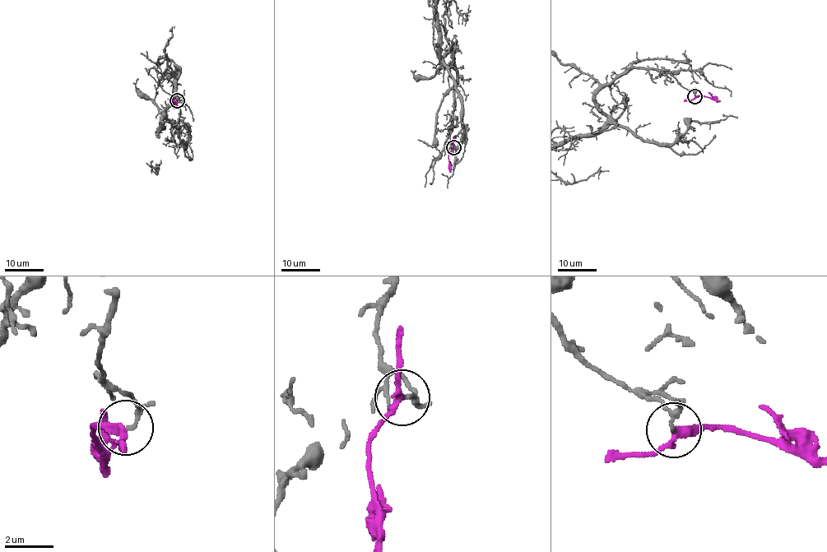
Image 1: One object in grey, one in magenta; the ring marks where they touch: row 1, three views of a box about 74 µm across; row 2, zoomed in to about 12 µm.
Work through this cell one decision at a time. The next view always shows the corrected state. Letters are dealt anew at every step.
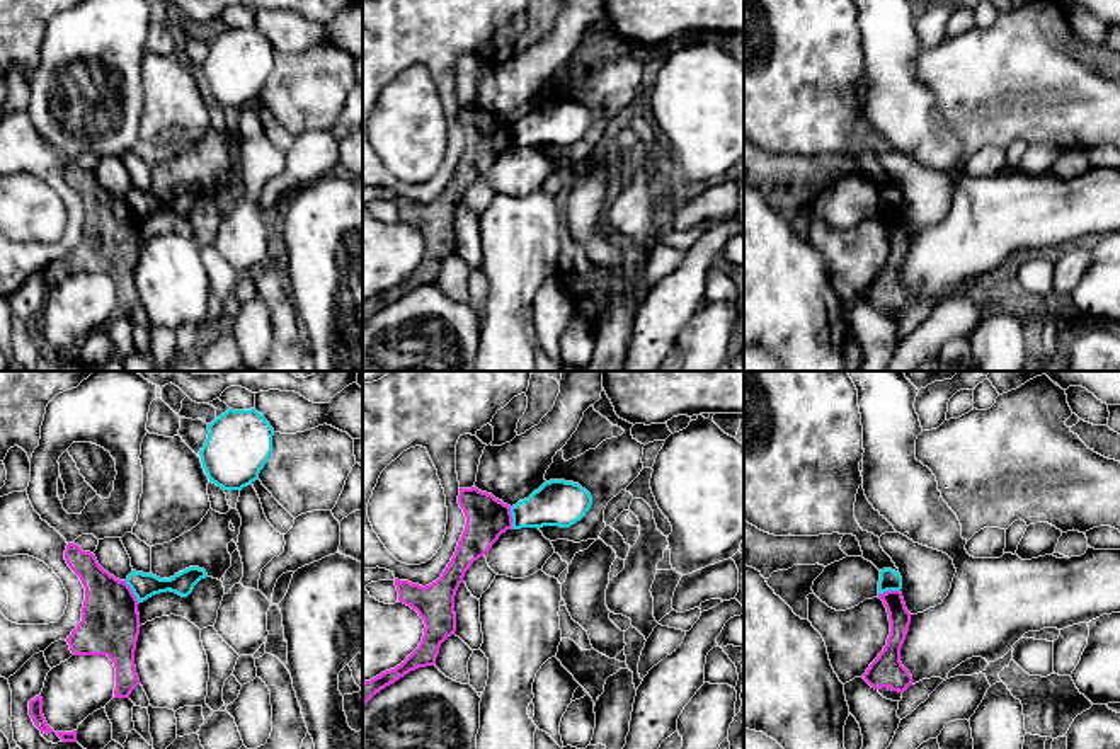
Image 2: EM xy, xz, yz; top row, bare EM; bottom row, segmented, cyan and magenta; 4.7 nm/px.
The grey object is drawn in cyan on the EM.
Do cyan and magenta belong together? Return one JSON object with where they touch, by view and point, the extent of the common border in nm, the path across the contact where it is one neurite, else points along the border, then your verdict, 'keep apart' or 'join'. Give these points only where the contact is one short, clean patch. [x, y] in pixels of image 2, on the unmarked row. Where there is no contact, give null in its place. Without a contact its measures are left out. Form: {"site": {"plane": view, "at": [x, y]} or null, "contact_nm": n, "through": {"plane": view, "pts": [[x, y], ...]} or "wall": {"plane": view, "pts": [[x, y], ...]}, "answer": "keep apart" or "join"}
{"site": {"plane": "xy", "at": [133, 211]}, "contact_nm": 130, "wall": {"plane": "xy", "pts": [[125, 200], [138, 222]]}, "answer": "keep apart"}

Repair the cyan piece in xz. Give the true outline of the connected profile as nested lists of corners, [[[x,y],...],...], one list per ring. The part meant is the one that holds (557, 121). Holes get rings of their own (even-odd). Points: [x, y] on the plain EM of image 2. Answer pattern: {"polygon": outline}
{"polygon": [[[550,99],[528,117],[511,126],[512,148],[540,148],[543,145],[570,146],[586,134],[591,124],[591,112],[579,102]]]}

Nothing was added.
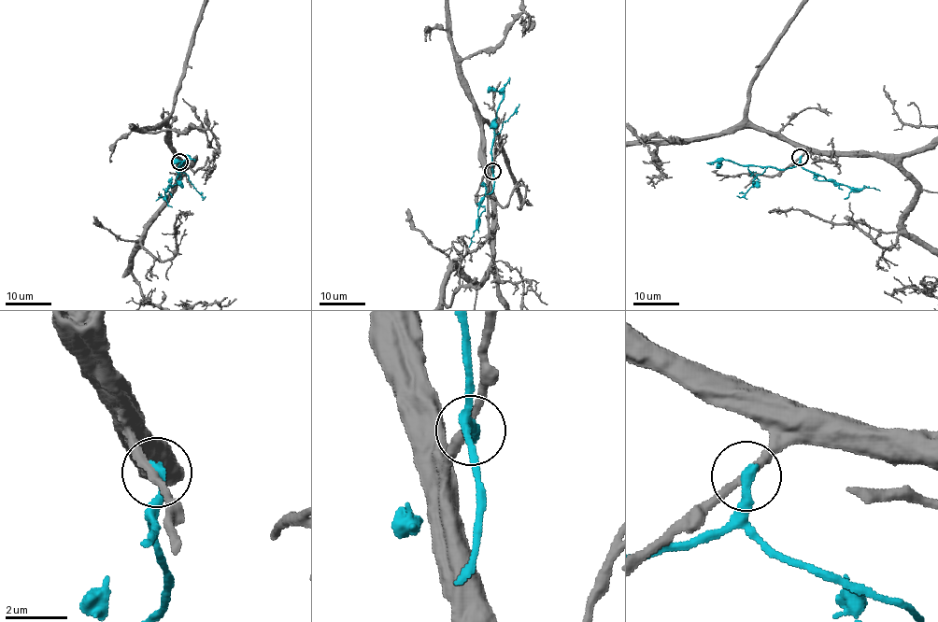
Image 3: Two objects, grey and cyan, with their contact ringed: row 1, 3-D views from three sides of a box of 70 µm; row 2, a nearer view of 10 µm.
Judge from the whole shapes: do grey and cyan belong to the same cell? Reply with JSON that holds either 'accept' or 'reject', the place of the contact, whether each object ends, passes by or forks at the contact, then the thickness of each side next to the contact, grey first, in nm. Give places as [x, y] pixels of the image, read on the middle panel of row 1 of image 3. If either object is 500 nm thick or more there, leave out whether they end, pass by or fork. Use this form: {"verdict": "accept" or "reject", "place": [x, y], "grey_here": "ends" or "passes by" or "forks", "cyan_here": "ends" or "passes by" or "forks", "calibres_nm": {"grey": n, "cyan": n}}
{"verdict": "reject", "place": [492, 171], "grey_here": "passes by", "cyan_here": "ends", "calibres_nm": {"grey": 280, "cyan": 360}}

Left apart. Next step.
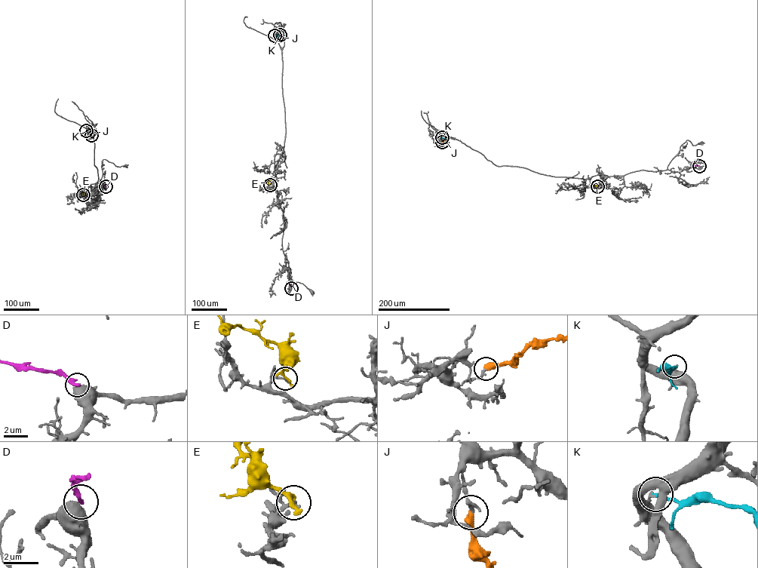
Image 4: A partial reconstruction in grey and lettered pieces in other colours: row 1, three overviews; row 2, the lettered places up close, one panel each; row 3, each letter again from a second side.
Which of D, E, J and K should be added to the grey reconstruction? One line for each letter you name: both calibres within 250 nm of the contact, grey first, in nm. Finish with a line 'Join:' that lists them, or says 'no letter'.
Join: no letter

